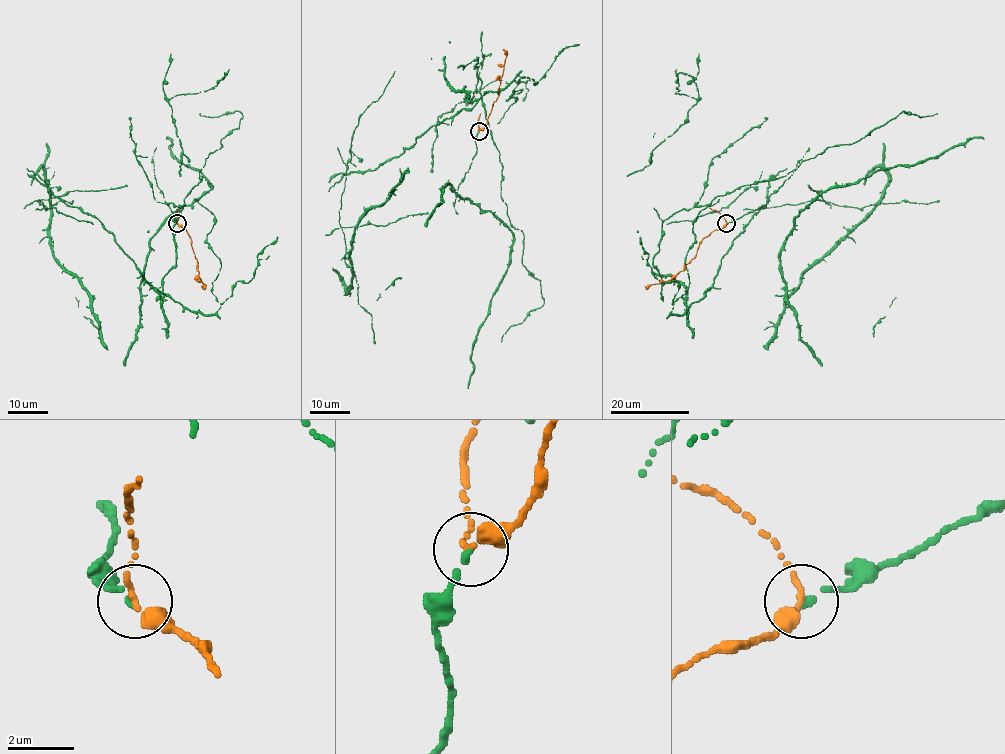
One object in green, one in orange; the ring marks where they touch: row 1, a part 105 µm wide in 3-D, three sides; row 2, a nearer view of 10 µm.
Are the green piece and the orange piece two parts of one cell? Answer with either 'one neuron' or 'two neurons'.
one neuron

